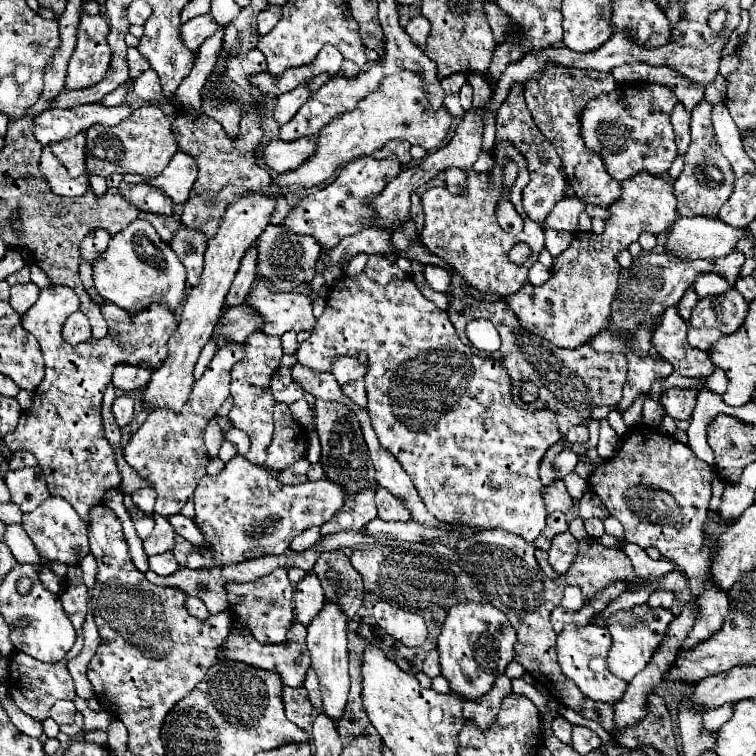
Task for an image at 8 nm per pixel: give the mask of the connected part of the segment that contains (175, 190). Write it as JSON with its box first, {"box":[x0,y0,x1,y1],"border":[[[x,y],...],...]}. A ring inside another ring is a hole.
{"box":[149,151,197,205],"border":[[[177,151],[173,159],[167,163],[167,167],[149,183],[153,187],[163,189],[177,205],[187,201],[195,179],[197,179],[197,161],[189,153]]]}

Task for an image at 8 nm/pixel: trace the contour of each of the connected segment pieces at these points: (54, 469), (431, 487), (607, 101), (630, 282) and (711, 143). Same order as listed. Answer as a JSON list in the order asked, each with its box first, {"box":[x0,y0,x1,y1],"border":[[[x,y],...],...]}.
[{"box":[5,301,177,521],"border":[[[103,301],[103,305],[105,305],[105,321],[109,321],[107,337],[89,339],[77,347],[71,347],[63,339],[57,339],[57,335],[53,335],[53,339],[45,339],[45,343],[41,343],[41,339],[37,339],[41,345],[41,351],[43,351],[43,359],[45,359],[45,377],[39,383],[39,387],[35,389],[31,409],[21,413],[15,433],[9,433],[5,437],[7,447],[11,451],[27,449],[37,457],[37,461],[45,473],[51,495],[67,499],[75,507],[79,517],[85,521],[89,521],[89,517],[91,517],[90,510],[105,499],[105,493],[109,489],[117,489],[121,485],[121,473],[117,469],[115,449],[107,441],[107,437],[103,433],[103,423],[101,423],[101,399],[103,399],[107,385],[111,383],[113,369],[119,363],[149,365],[151,369],[157,369],[167,355],[169,337],[177,329],[177,319],[169,311],[169,307],[149,307],[149,311],[141,311],[141,315],[129,315],[127,311],[117,309],[111,301]]]},{"box":[299,255,559,543],"border":[[[369,255],[367,267],[361,275],[357,277],[343,277],[339,279],[331,291],[329,291],[329,299],[327,299],[327,307],[323,311],[323,315],[317,319],[317,327],[313,329],[311,337],[305,339],[299,345],[299,363],[315,369],[315,371],[329,371],[329,363],[337,357],[337,355],[352,354],[352,350],[359,349],[365,351],[369,355],[369,365],[367,365],[367,375],[365,375],[365,385],[367,385],[367,399],[369,399],[369,417],[373,423],[373,429],[381,441],[381,445],[393,453],[393,457],[401,463],[401,467],[407,471],[407,475],[411,477],[411,481],[415,483],[419,497],[423,499],[427,511],[437,517],[443,523],[449,525],[463,525],[463,527],[477,527],[477,529],[505,529],[509,533],[515,533],[519,537],[523,537],[527,543],[535,541],[539,537],[539,533],[543,531],[546,525],[547,512],[543,500],[544,485],[539,479],[539,463],[543,459],[543,451],[547,451],[553,443],[559,441],[559,427],[557,427],[557,419],[555,413],[549,409],[535,409],[529,411],[517,403],[513,403],[513,383],[509,373],[505,371],[505,367],[491,359],[491,357],[479,357],[471,351],[469,345],[461,343],[449,315],[439,309],[433,301],[425,299],[417,285],[413,283],[413,277],[403,273],[393,261],[389,261],[383,255]]]},{"box":[581,83,677,181],"border":[[[633,83],[609,95],[599,95],[581,115],[585,145],[605,159],[609,175],[617,181],[629,179],[641,171],[663,175],[677,157],[677,143],[669,123],[673,103],[677,103],[673,91],[655,83]]]},{"box":[607,251,745,331],"border":[[[667,251],[637,255],[633,257],[633,265],[629,269],[621,269],[619,289],[613,301],[613,315],[611,315],[611,323],[607,329],[623,331],[625,327],[633,327],[633,323],[641,323],[645,315],[653,315],[653,311],[661,311],[661,307],[667,309],[671,305],[677,305],[683,293],[701,275],[719,273],[719,275],[725,275],[729,283],[735,283],[743,261],[745,261],[745,255],[741,251],[733,251],[731,255],[721,257],[721,259],[695,259],[695,261],[677,259]]]},{"box":[675,99,733,217],"border":[[[703,99],[691,111],[691,145],[685,153],[685,169],[675,181],[677,211],[683,217],[697,217],[697,215],[717,217],[721,205],[729,199],[733,191],[733,171],[715,139],[715,131],[711,123],[711,109],[713,105]]]}]

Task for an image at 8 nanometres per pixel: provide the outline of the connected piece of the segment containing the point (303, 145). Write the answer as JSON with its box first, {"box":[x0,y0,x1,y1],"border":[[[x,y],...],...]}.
{"box":[263,135,317,173],"border":[[[309,135],[309,137],[301,137],[297,141],[271,141],[265,151],[263,157],[267,161],[267,165],[279,173],[287,173],[293,171],[295,167],[303,165],[305,159],[309,159],[317,149],[317,135]]]}

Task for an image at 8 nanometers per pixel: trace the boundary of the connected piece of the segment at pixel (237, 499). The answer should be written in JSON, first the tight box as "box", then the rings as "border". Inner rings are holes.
{"box":[187,455,347,569],"border":[[[235,455],[225,463],[219,475],[205,475],[193,497],[195,523],[205,531],[209,547],[215,551],[215,563],[205,563],[199,549],[193,549],[187,567],[201,569],[241,563],[261,555],[281,555],[289,549],[297,533],[331,519],[345,505],[345,495],[347,491],[343,485],[325,477],[301,485],[285,485],[265,467]]]}

